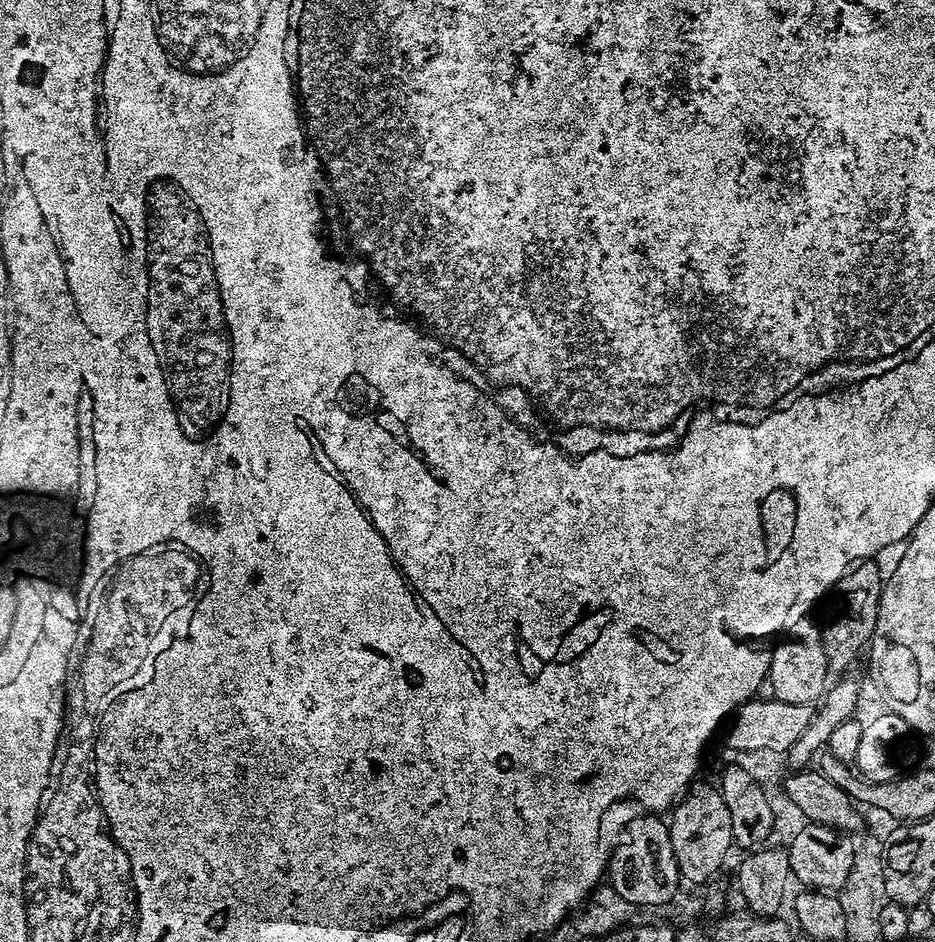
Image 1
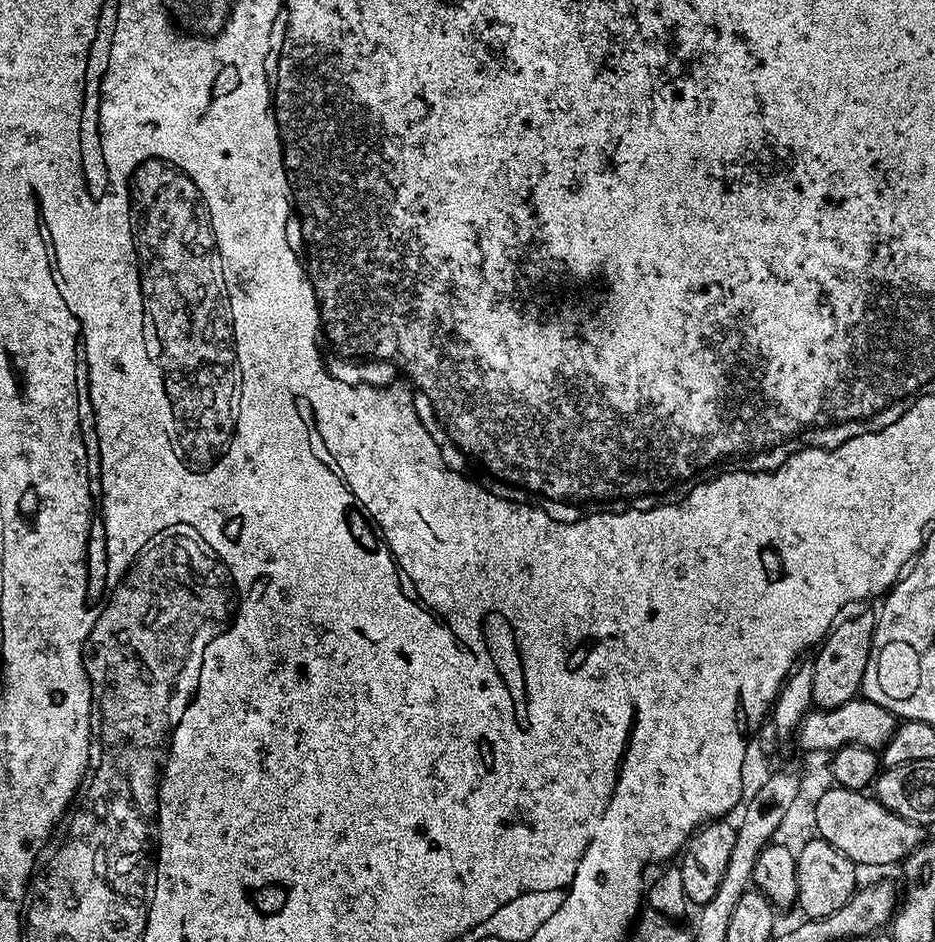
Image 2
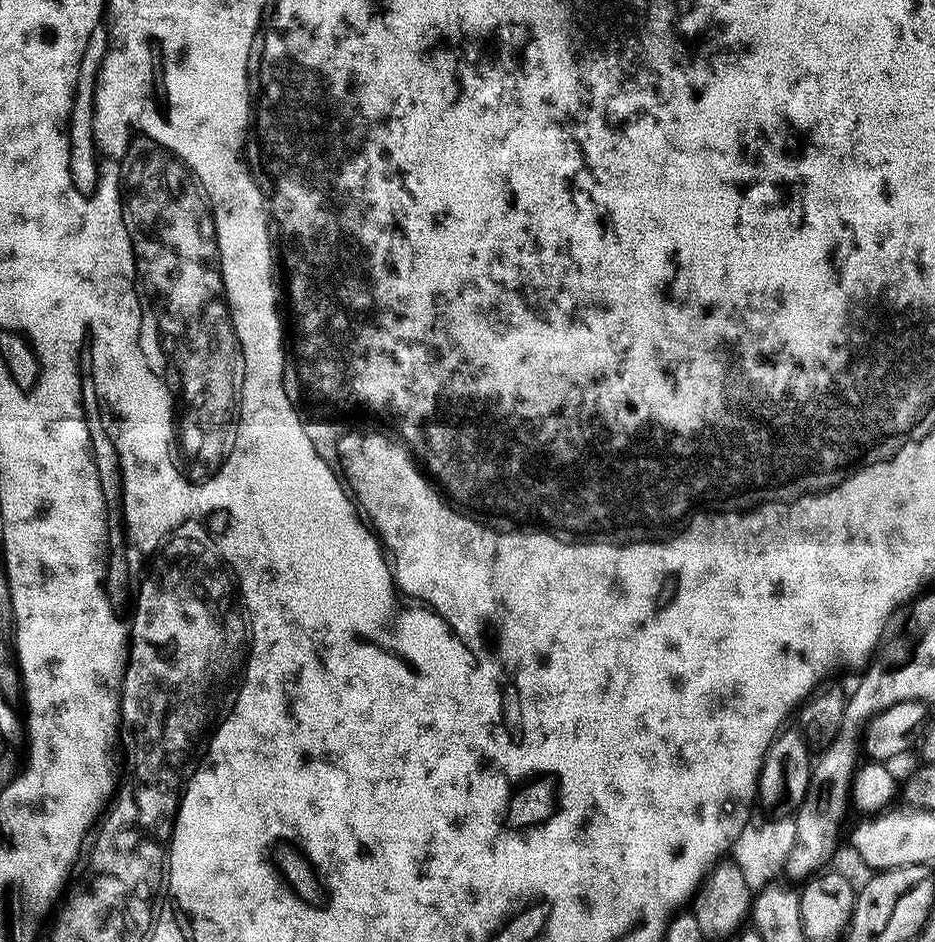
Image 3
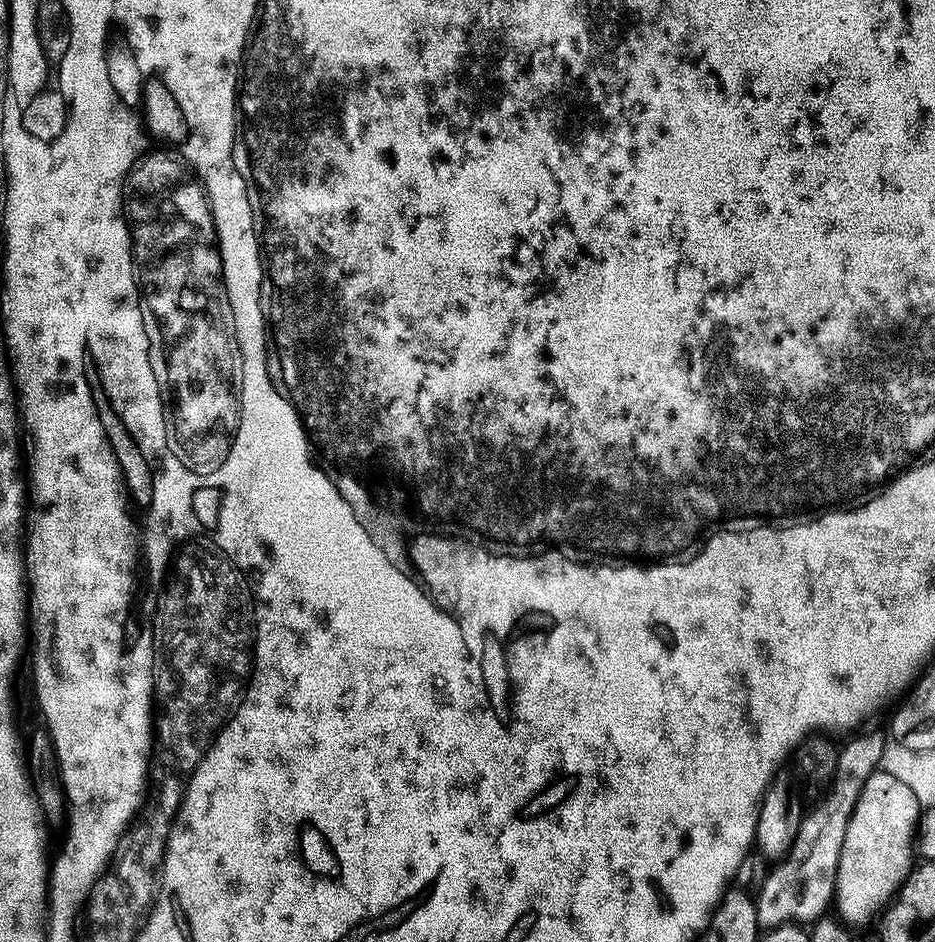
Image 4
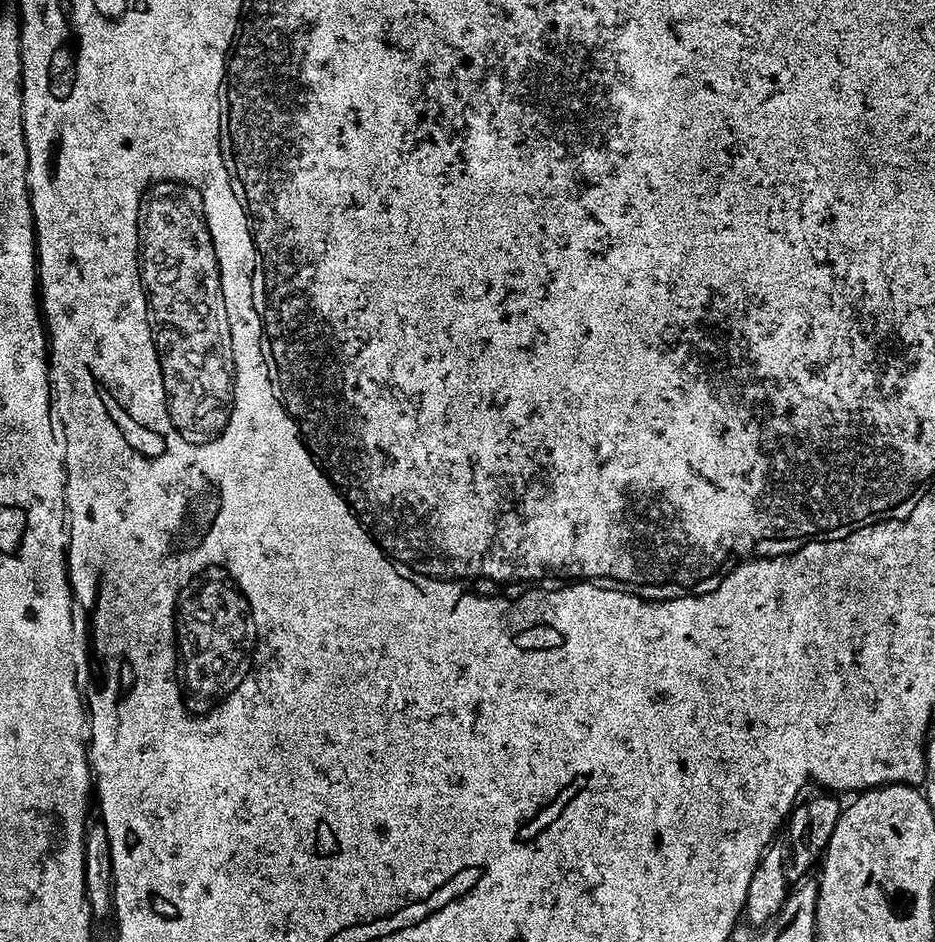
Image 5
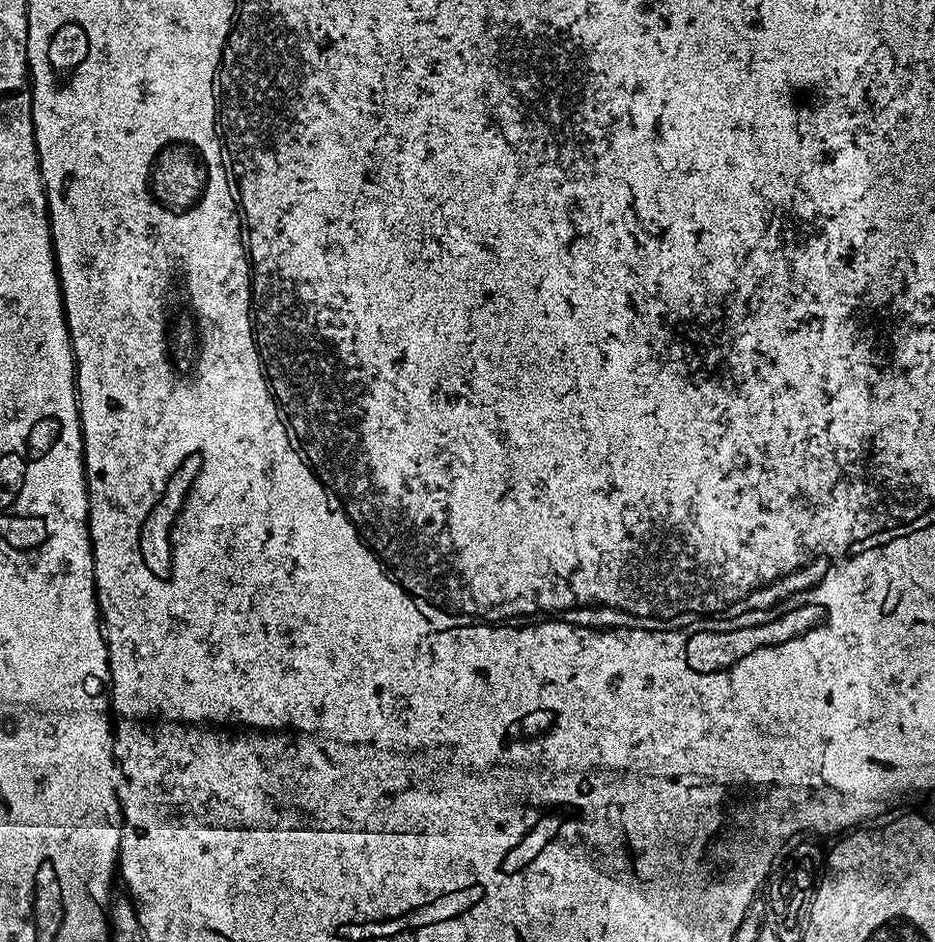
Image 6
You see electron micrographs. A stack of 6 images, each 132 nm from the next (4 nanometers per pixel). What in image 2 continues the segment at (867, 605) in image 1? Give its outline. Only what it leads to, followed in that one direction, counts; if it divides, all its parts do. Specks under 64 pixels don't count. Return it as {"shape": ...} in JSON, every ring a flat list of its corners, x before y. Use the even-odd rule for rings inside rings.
{"shape":[[872,611,864,612,853,620,841,619,824,637,815,653,816,661,810,664,812,702,817,709,837,708,861,695,862,678,866,674,866,662,872,649,872,631,876,629,876,617,877,613]]}

